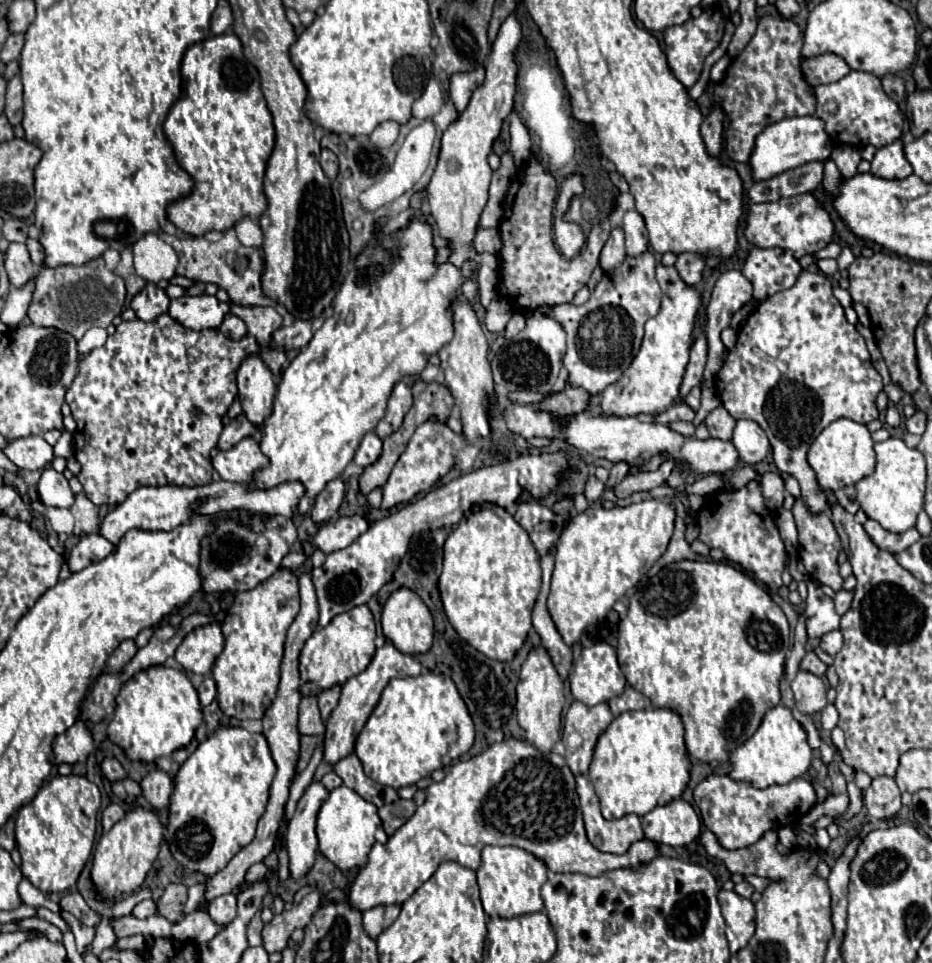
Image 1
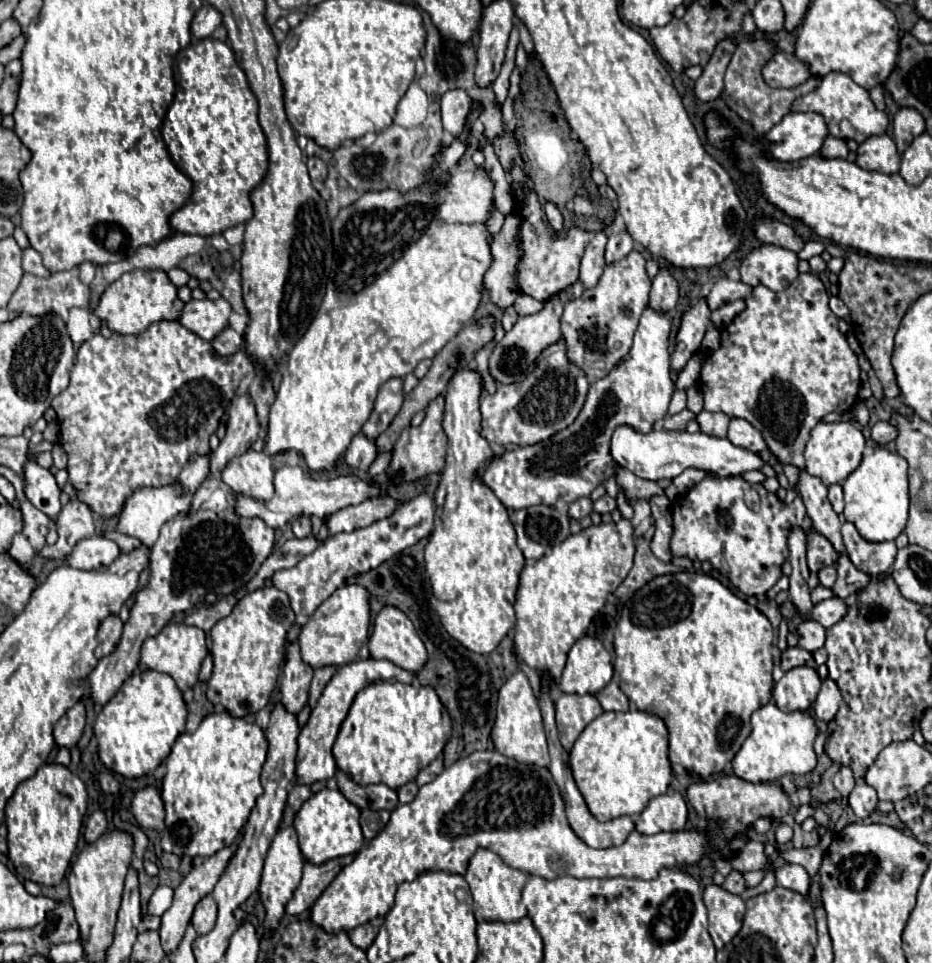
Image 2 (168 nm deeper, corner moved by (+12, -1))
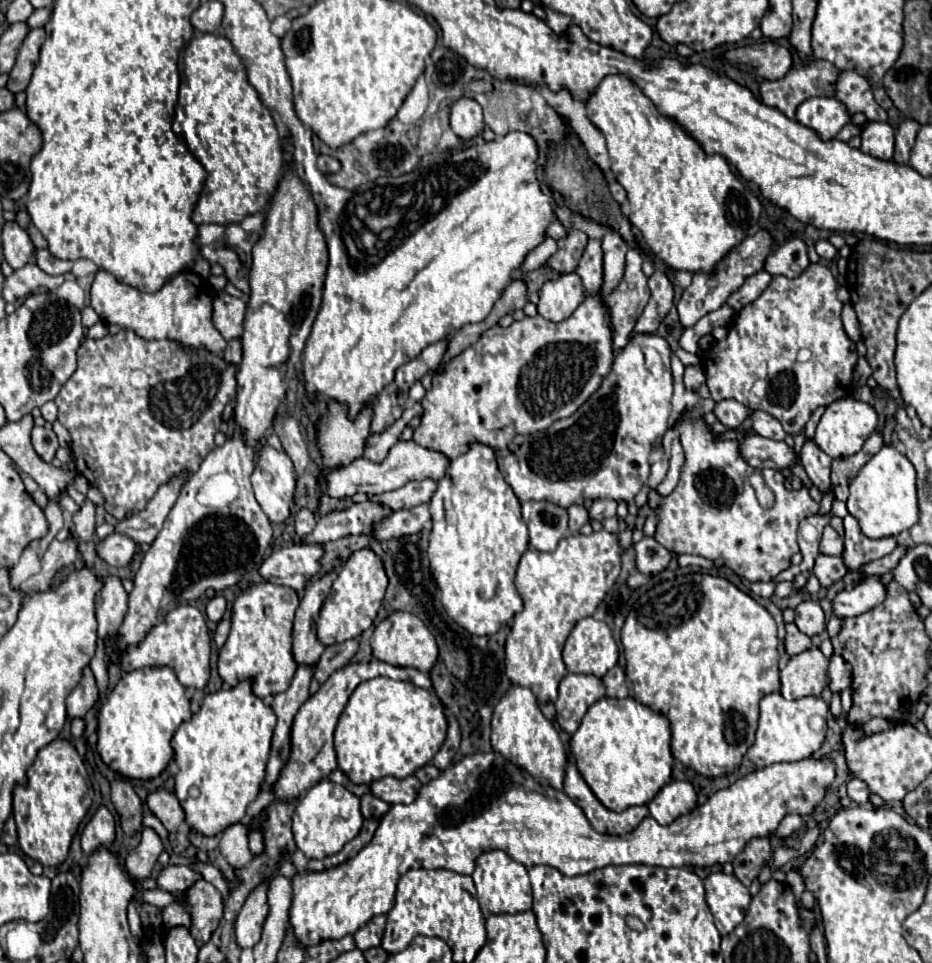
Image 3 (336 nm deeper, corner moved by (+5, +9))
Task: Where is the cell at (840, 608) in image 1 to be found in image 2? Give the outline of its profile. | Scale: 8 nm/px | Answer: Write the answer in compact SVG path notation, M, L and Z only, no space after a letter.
M846 555L838 557L838 581L832 587L832 591L838 599L846 601L850 595L854 595L862 587L866 587L868 581L870 581L870 577L866 573L858 571Z

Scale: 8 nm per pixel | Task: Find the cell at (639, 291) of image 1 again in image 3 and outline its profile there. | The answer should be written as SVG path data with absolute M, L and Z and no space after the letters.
M629 249L623 281L611 295L603 299L613 327L613 349L621 349L629 343L629 333L635 327L635 321L643 313L651 295L647 287L647 277L641 271L641 263L641 255L635 249Z

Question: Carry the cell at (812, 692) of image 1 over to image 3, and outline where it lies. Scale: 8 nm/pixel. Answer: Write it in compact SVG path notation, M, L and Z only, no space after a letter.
M817 647L791 657L781 671L781 695L785 699L789 699L789 695L793 699L807 695L819 697L827 687L827 665L829 659Z

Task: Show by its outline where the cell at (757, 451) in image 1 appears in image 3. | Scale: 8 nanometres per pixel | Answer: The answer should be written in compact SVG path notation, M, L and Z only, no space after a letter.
M753 411L753 429L761 437L769 437L769 439L777 439L777 441L783 441L787 435L783 431L781 423L765 411Z

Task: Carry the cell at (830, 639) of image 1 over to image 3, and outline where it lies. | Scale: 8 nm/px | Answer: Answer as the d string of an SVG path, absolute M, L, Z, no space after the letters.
M803 601L795 607L795 625L809 637L819 635L825 629L825 615L819 603Z

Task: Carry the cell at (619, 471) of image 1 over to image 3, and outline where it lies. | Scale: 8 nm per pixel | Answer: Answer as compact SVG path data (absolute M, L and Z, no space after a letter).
M571 505L567 511L569 511L569 531L571 531L573 535L577 535L579 529L581 529L585 523L589 523L587 509L581 507L581 505Z

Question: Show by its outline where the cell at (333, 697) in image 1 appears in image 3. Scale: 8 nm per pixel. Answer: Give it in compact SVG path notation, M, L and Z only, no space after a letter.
M357 639L343 641L339 645L327 645L323 655L321 655L321 659L319 659L319 663L317 663L315 679L319 683L325 683L333 671L337 671L339 667L347 665L353 659L353 655L357 653L357 647L359 647Z

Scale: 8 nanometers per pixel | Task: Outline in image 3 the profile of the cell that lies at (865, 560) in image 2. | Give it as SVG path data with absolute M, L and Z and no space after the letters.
M847 515L843 519L843 525L845 525L843 563L849 571L855 571L861 565L867 565L875 559L881 559L883 555L889 555L897 545L895 537L883 537L883 539L865 537L859 529L857 519L851 517L851 515Z

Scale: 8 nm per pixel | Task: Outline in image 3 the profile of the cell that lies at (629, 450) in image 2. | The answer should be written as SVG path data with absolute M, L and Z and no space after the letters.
M759 435L741 439L741 455L751 467L757 469L787 469L799 463L795 451L785 441L765 439Z

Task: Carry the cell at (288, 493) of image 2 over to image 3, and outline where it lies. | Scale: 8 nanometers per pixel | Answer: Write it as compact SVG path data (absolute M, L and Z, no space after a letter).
M397 441L383 463L371 463L367 459L355 459L347 467L339 467L327 473L327 493L331 497L343 497L343 495L355 495L355 493L367 493L367 495L379 495L387 491L395 491L409 481L421 481L421 479L435 479L439 481L447 471L449 459L445 453L427 449L417 445L415 441Z

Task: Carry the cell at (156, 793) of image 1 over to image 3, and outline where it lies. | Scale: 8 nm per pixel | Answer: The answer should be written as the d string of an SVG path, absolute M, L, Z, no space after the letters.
M159 789L155 793L149 795L147 799L149 809L153 811L153 815L165 825L165 829L169 833L175 833L177 827L185 821L185 813L181 803L177 801L177 797L165 789Z

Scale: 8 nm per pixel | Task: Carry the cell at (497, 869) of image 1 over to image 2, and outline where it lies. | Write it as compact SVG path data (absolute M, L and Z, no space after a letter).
M480 847L470 859L464 877L474 897L472 909L478 921L516 921L526 917L526 907L522 905L522 889L528 881L528 875L506 865L494 851Z

